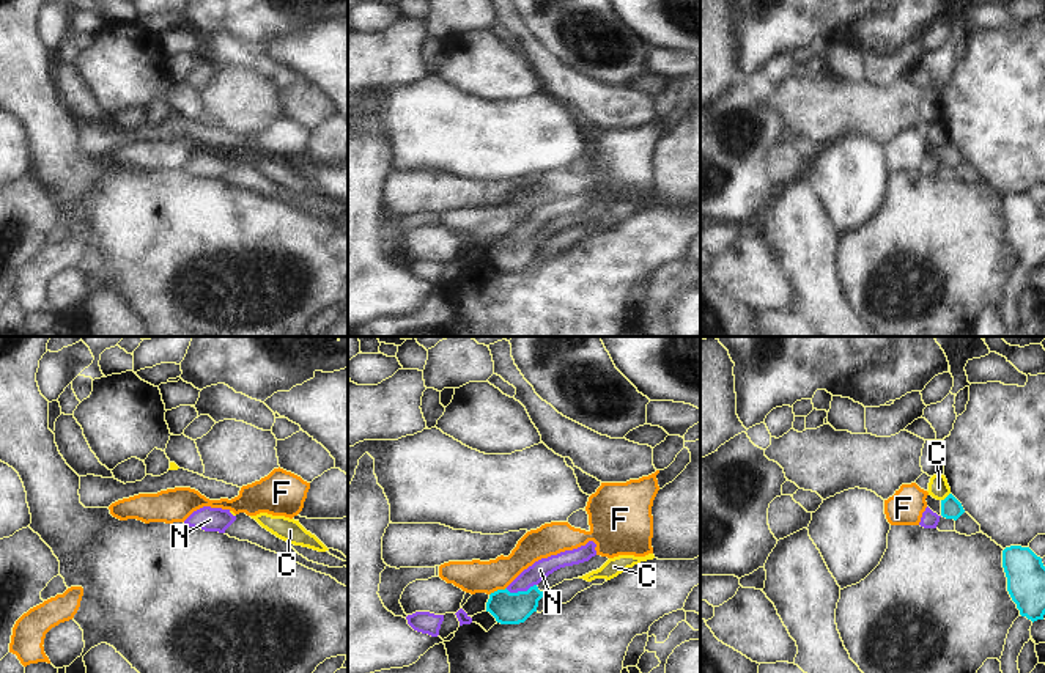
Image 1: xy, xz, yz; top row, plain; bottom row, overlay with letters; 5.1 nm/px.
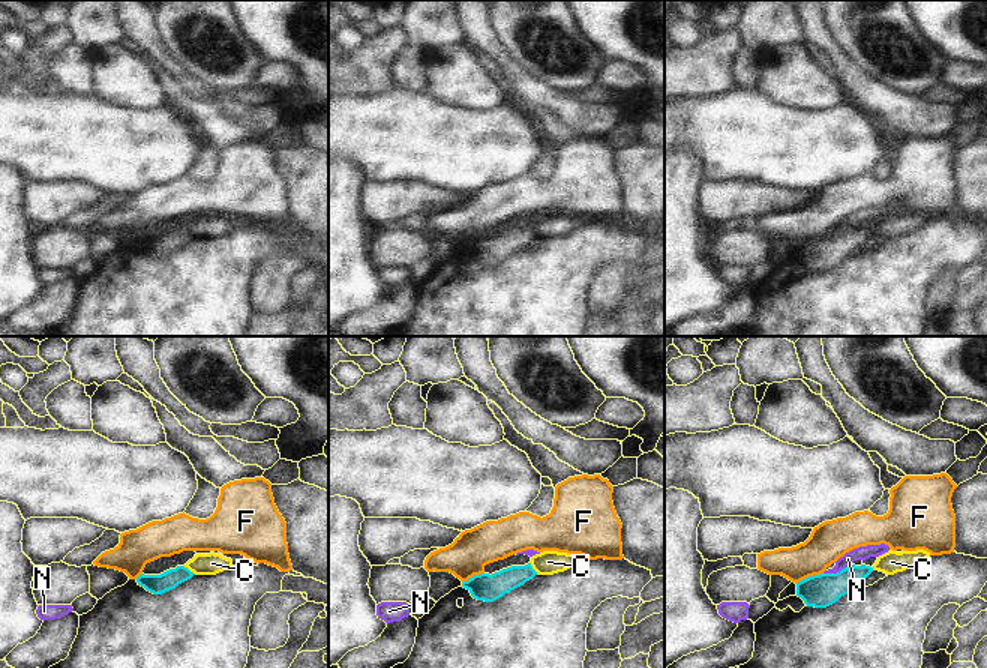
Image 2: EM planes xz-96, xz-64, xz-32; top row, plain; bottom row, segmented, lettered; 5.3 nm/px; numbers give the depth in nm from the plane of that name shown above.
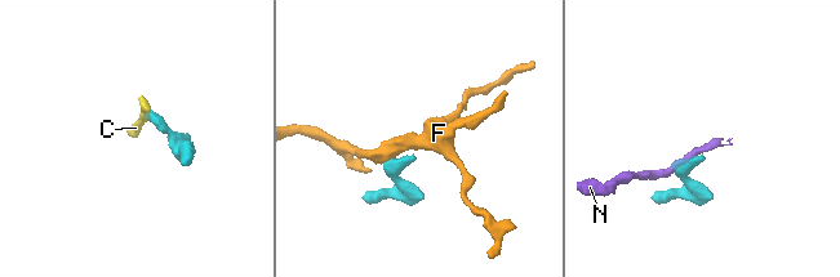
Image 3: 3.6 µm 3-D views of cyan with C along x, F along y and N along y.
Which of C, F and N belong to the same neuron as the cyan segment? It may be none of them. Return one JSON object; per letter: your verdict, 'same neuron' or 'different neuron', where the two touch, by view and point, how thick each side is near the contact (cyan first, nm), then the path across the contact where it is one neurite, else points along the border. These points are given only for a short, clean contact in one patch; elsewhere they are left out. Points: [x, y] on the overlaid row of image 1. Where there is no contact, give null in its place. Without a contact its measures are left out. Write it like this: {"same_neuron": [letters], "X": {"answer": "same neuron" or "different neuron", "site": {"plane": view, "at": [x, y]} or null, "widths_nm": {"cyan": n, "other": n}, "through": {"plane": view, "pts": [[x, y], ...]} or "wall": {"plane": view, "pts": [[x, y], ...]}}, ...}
{"same_neuron": [], "C": {"answer": "different neuron", "site": {"plane": "yz", "at": [946, 497]}, "widths_nm": {"cyan": 110, "other": 110}, "wall": {"plane": "yz", "pts": [[949, 492], [941, 500]]}}, "F": {"answer": "different neuron", "site": {"plane": "xz", "at": [498, 590]}, "widths_nm": {"cyan": 160, "other": 170}, "wall": {"plane": "xz", "pts": [[505, 587], [490, 595]]}}, "N": {"answer": "different neuron", "site": {"plane": "xz", "at": [520, 592]}, "widths_nm": {"cyan": 160, "other": 100}, "wall": {"plane": "xz", "pts": [[535, 584], [516, 592], [505, 588]]}}}

